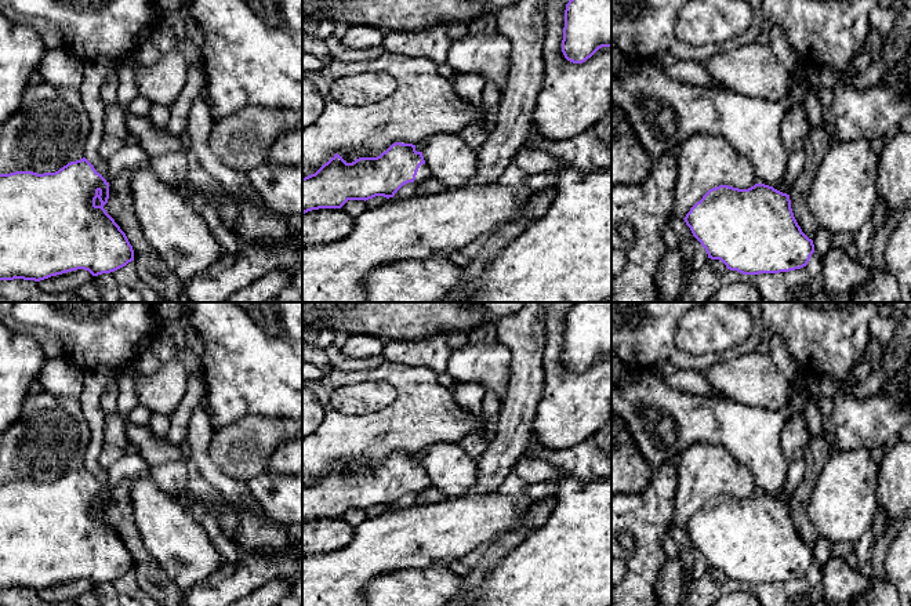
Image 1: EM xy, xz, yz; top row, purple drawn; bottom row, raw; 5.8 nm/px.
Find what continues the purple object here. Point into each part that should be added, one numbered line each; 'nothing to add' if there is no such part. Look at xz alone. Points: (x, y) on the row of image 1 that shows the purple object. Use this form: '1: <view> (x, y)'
1: xz (424, 171)

